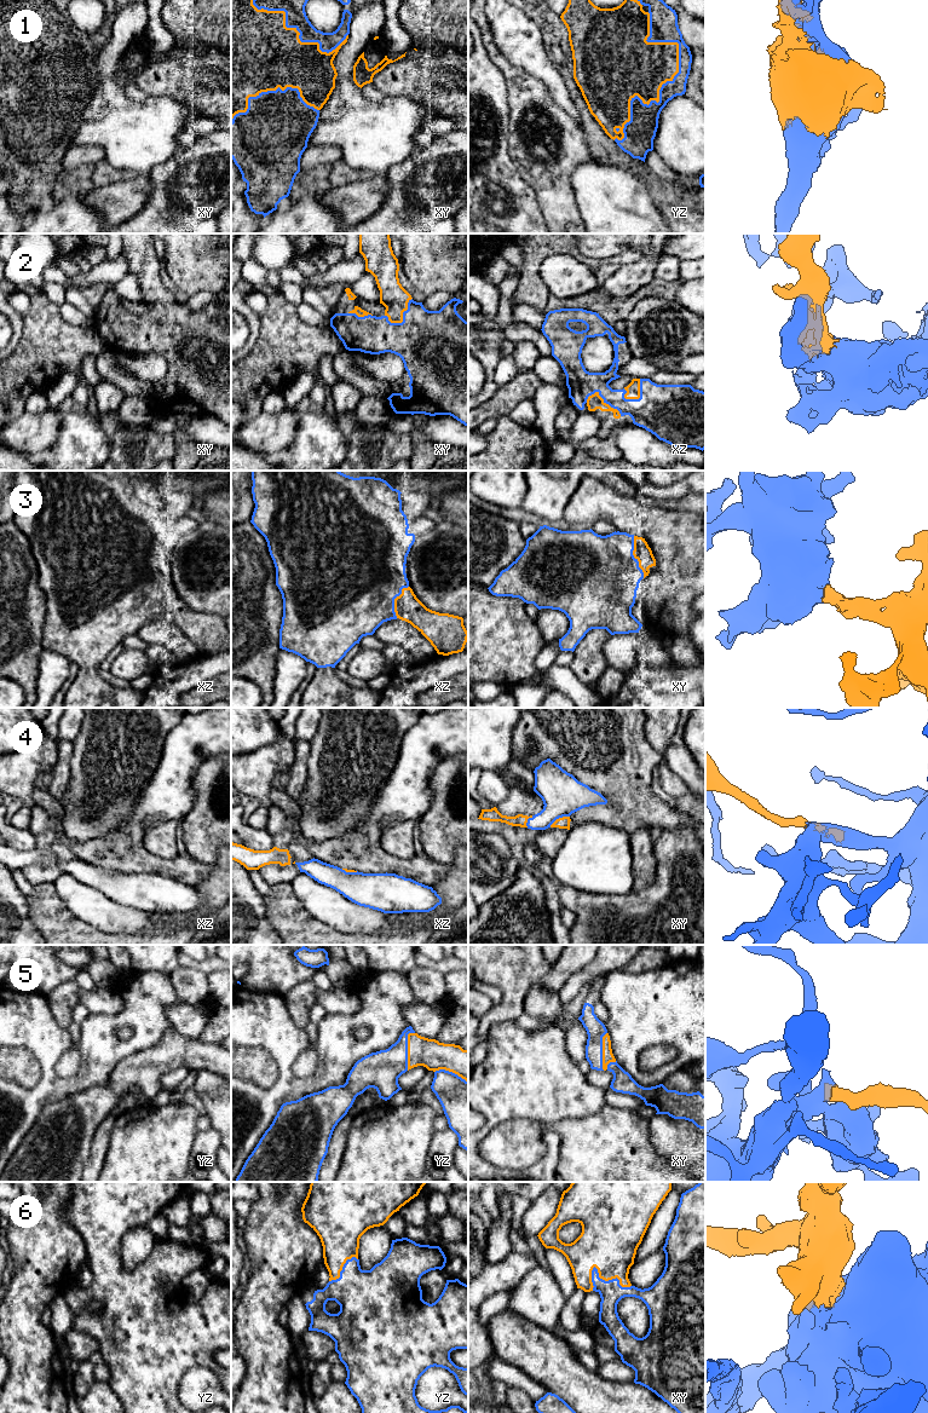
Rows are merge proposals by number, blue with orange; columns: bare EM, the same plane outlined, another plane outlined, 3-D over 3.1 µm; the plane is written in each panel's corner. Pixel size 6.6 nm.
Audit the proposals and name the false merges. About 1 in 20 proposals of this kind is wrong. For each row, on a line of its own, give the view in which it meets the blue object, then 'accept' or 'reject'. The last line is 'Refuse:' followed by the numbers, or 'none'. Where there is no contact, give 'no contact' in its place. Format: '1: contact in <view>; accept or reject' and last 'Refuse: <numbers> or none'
1: contact in yz; accept
2: contact in xy; accept
3: contact in xy; accept
4: contact in xy; accept
5: contact in yz; accept
6: contact in xy; accept
Refuse: none

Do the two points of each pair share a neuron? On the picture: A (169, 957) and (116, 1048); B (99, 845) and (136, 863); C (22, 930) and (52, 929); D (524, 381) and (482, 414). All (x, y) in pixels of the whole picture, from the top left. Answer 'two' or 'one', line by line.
A: two
B: one
C: two
D: one

